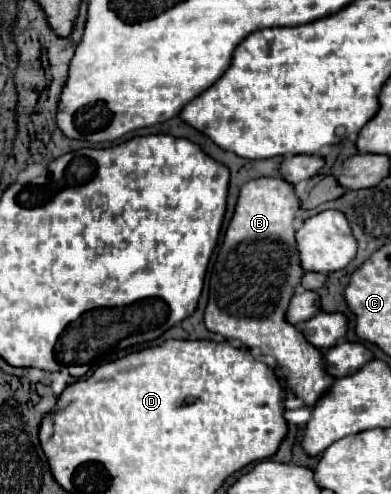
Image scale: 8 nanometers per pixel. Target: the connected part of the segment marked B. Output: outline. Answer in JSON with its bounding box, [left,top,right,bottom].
[204,177,334,407]

